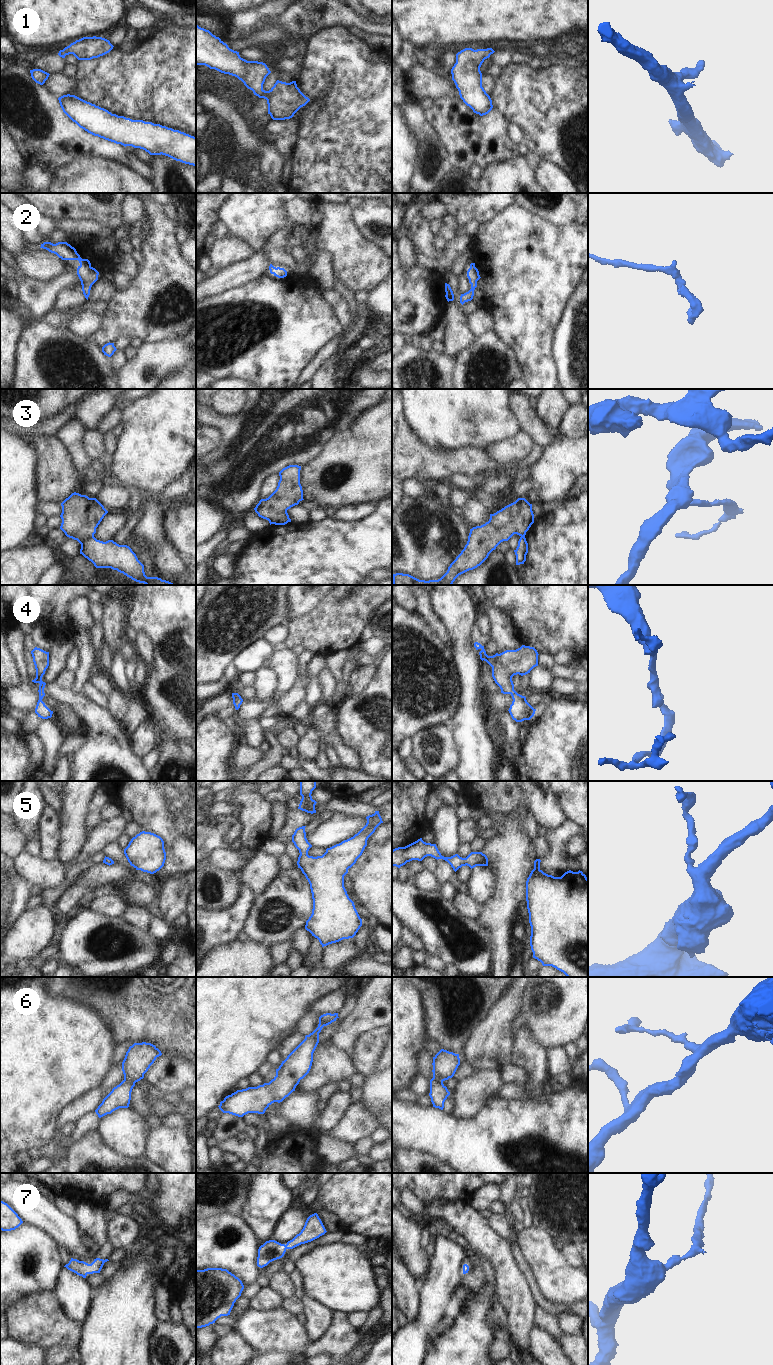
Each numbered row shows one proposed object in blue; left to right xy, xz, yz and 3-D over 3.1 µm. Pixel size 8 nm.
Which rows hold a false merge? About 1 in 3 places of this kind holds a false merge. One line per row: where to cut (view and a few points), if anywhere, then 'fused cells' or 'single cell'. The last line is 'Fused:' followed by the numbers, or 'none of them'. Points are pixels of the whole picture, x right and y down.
1: no cut | single cell
2: no cut | single cell
3: xy (93, 535), (80, 543) | fused cells
4: no cut | single cell
5: no cut | single cell
6: no cut | single cell
7: no cut | single cell
Fused: 3

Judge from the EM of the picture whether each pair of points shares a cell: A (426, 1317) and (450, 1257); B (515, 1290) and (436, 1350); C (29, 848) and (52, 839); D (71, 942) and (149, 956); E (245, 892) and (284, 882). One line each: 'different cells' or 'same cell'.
A: same cell
B: different cells
C: different cells
D: same cell
E: different cells

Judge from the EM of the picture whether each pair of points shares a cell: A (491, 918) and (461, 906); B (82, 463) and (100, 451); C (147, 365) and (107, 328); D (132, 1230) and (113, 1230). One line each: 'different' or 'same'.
A: different
B: different
C: different
D: same

